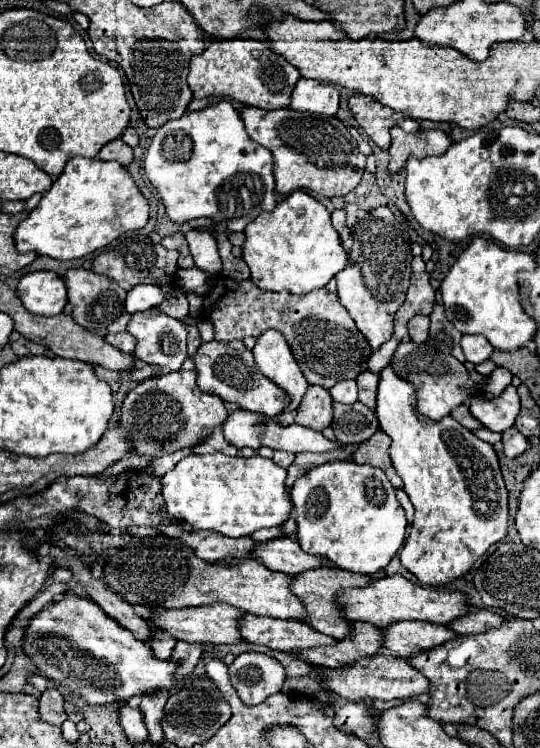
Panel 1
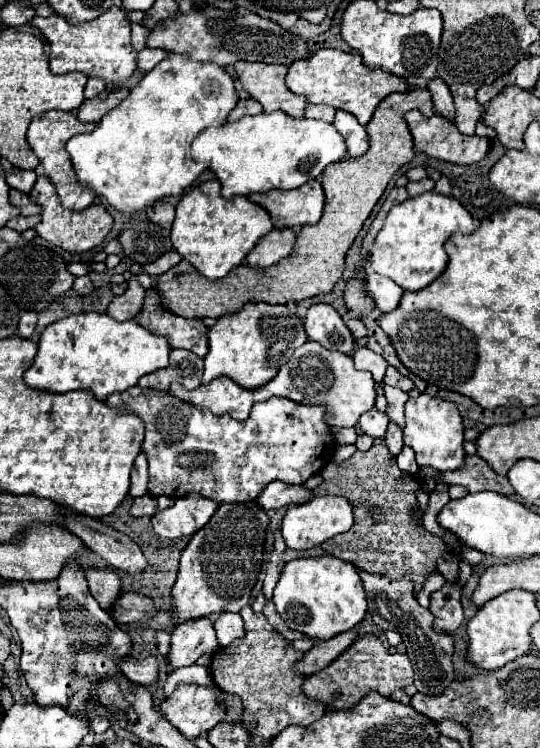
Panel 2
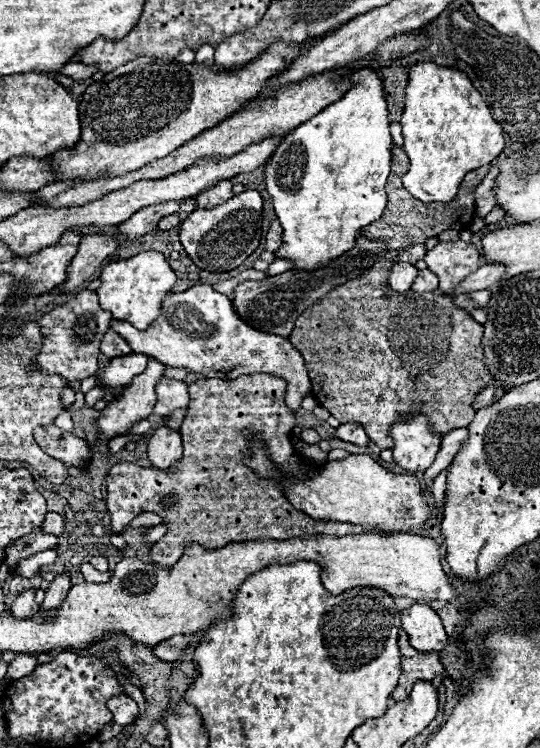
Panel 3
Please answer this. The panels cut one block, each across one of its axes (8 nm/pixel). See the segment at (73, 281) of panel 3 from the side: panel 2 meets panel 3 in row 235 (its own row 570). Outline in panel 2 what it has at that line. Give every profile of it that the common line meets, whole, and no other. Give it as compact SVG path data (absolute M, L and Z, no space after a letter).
M88 568L86 572L86 580L88 580L88 588L90 594L96 598L96 602L106 610L106 612L114 612L114 602L120 598L120 578L116 572L108 572L108 570L96 570L96 568Z

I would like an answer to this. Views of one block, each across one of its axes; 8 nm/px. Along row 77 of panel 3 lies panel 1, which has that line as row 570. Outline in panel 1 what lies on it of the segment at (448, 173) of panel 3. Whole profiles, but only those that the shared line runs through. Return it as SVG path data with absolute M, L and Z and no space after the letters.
M388 364L380 372L378 396L376 396L376 416L380 420L380 430L392 438L390 458L404 480L404 490L414 504L414 522L410 524L410 534L400 550L402 566L412 572L422 584L446 586L448 582L464 576L470 566L482 556L492 544L506 536L508 528L508 492L500 474L498 458L494 448L474 436L468 428L460 426L452 416L432 422L416 412L416 388L412 382L396 376L394 368Z

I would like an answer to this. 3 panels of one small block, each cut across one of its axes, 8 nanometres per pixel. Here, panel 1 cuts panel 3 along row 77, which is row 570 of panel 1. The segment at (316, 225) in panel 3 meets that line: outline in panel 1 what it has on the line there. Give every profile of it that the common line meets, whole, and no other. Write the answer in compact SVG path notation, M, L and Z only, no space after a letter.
M332 460L308 470L292 486L292 502L298 522L298 544L308 554L332 560L336 566L376 574L402 548L406 534L404 508L388 476L374 466L352 460Z

